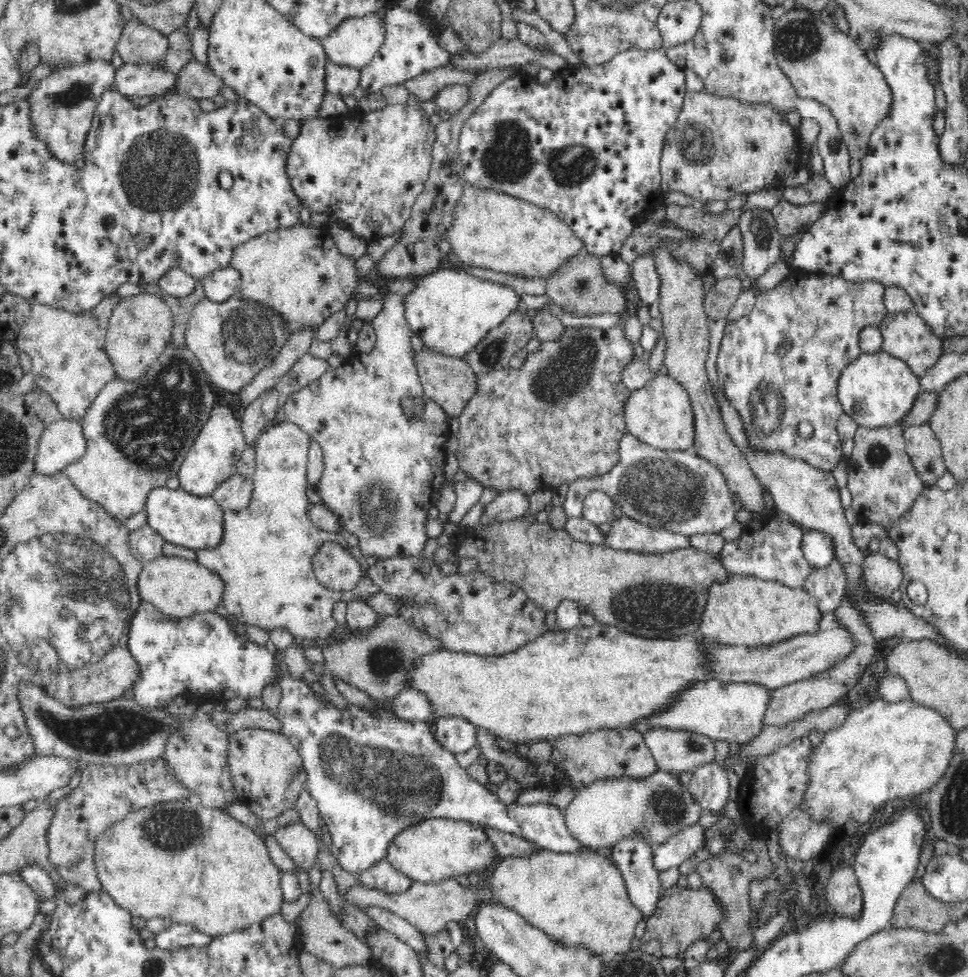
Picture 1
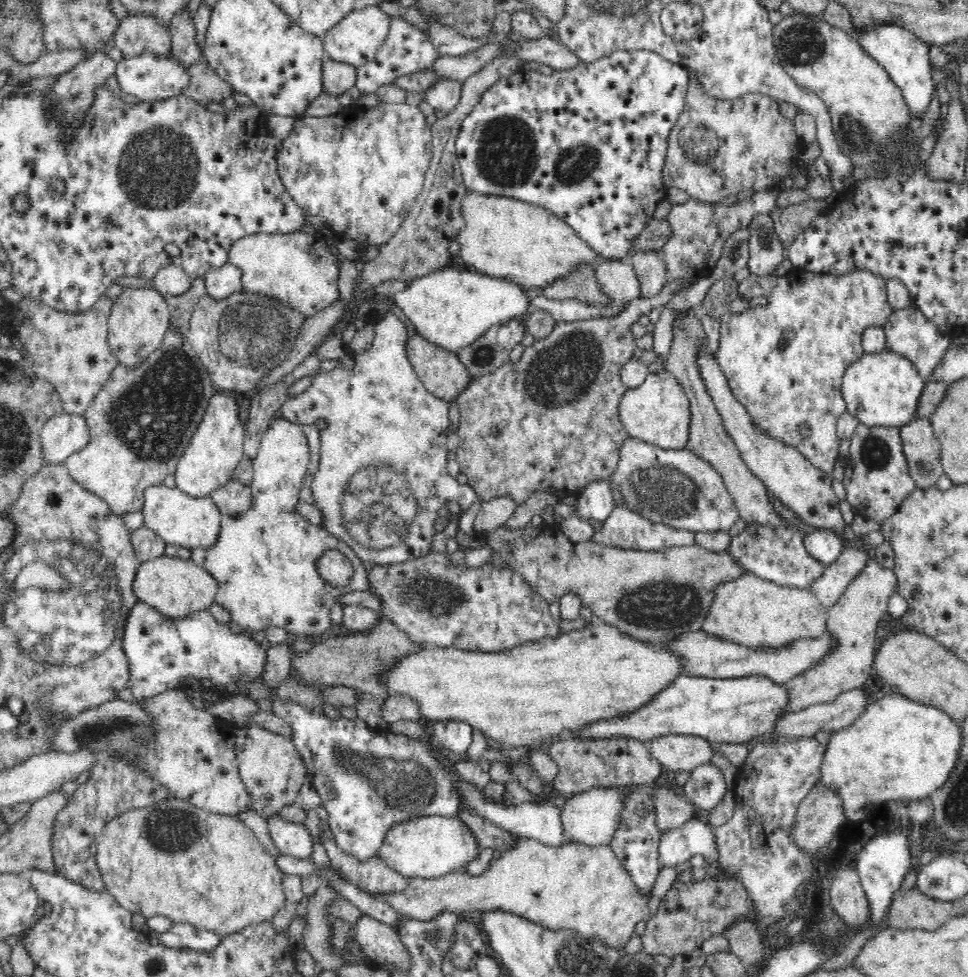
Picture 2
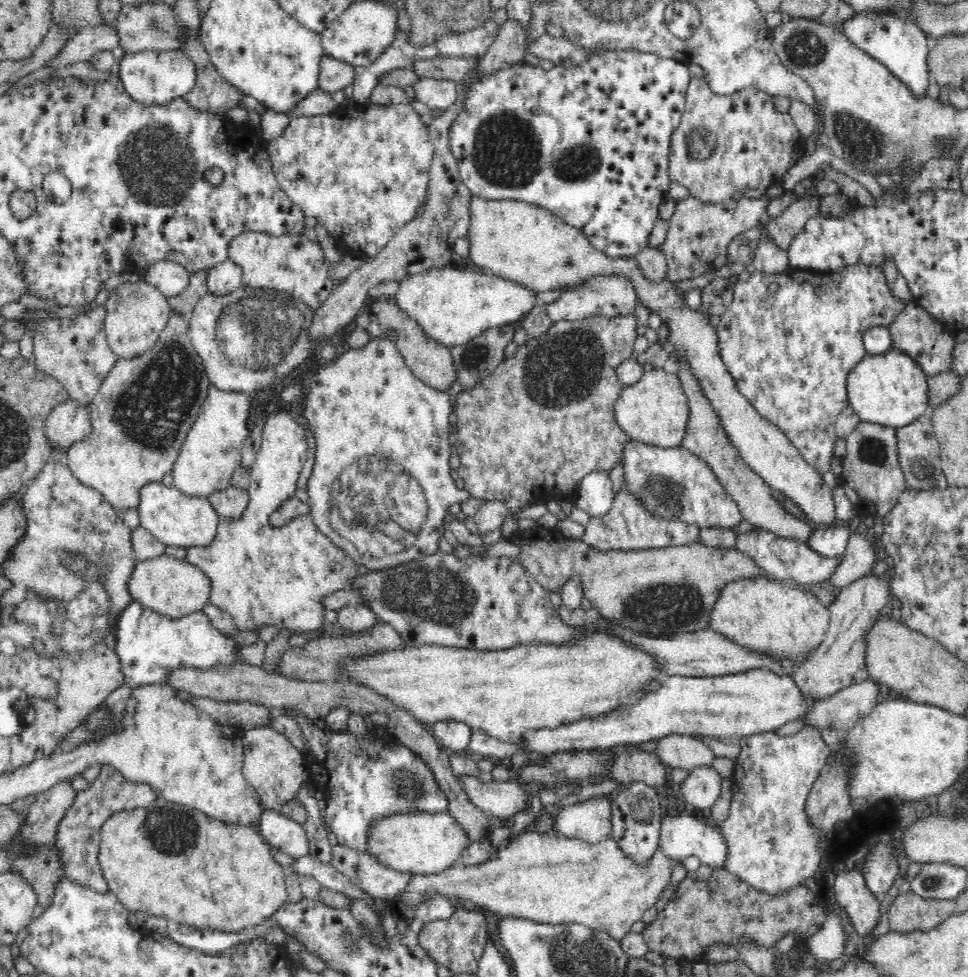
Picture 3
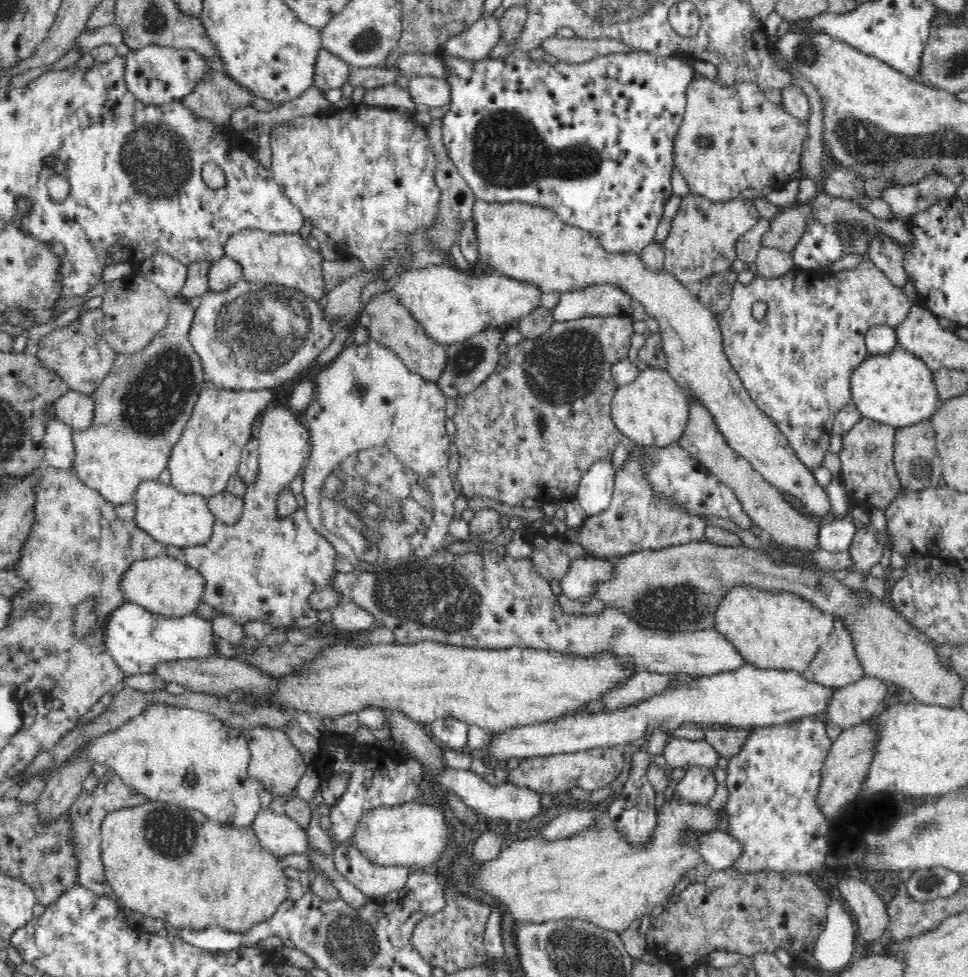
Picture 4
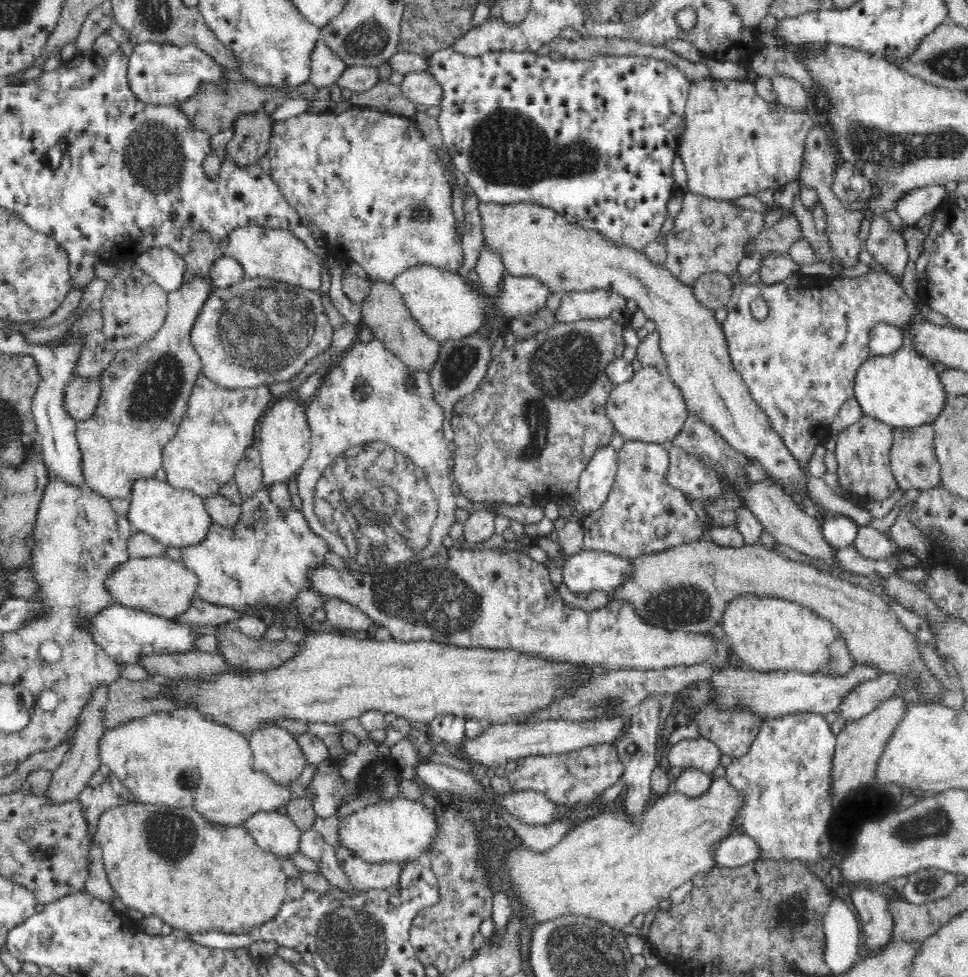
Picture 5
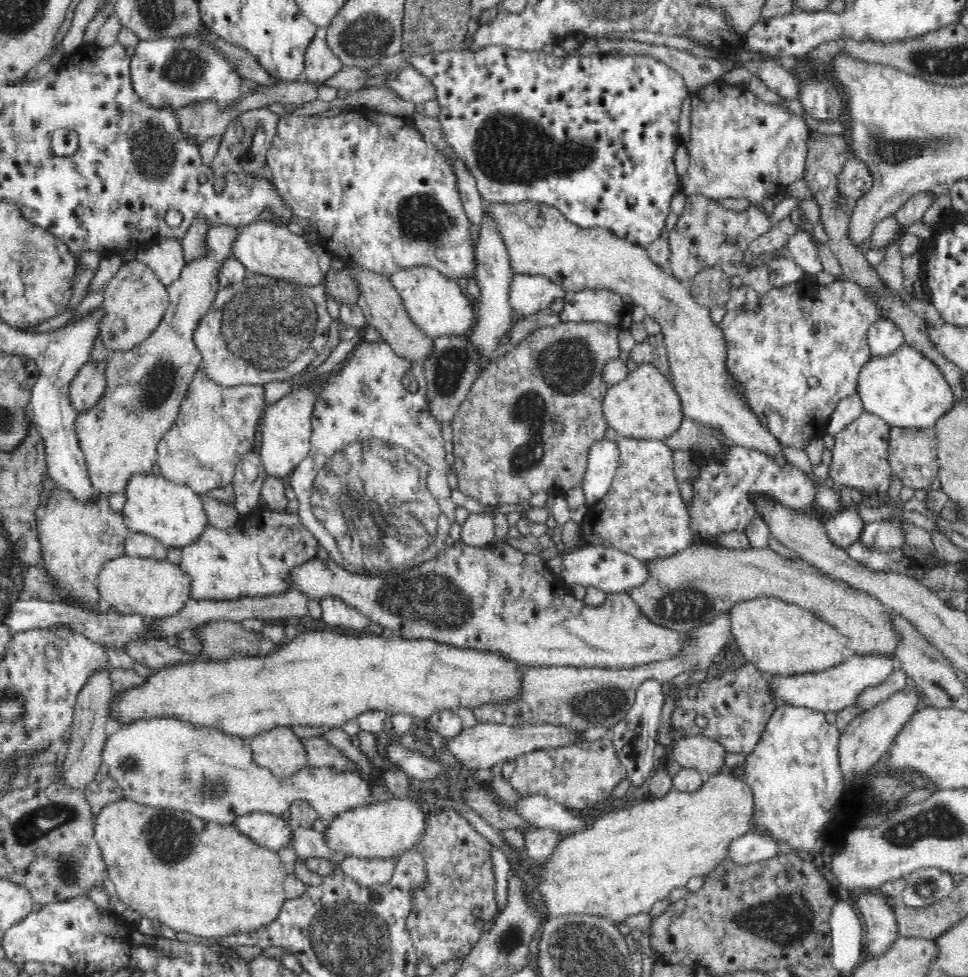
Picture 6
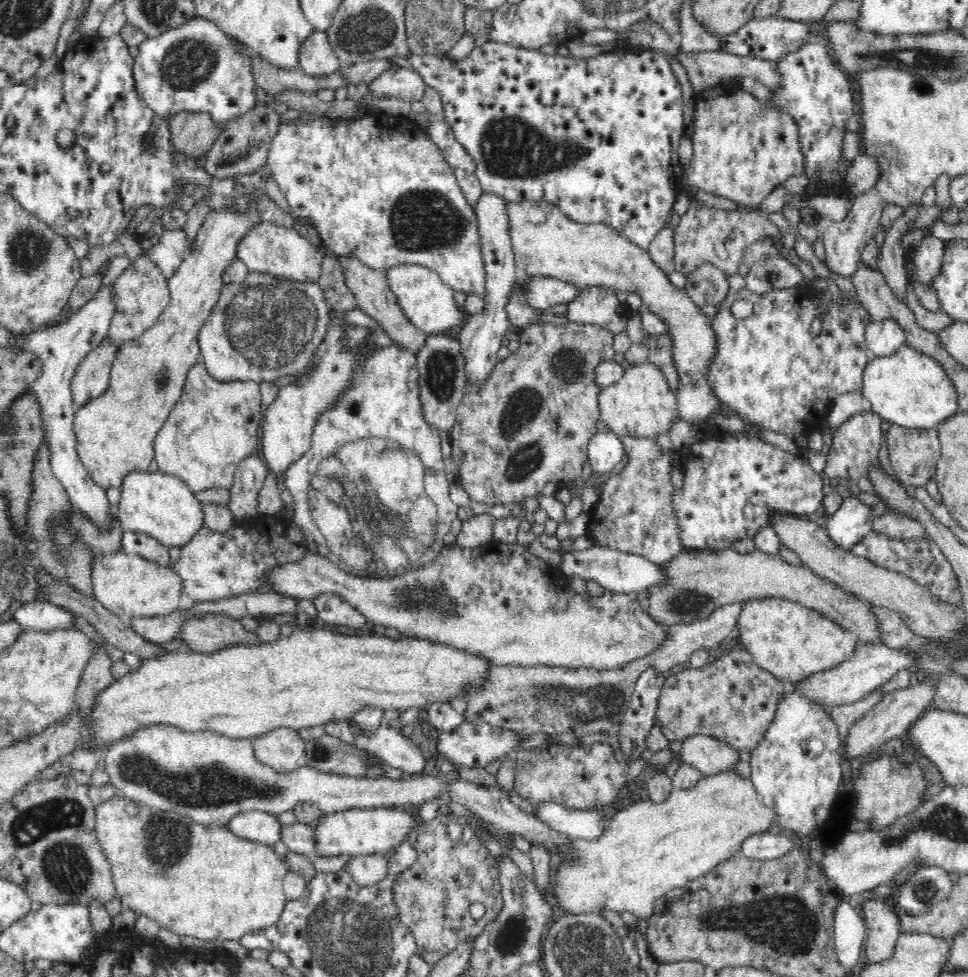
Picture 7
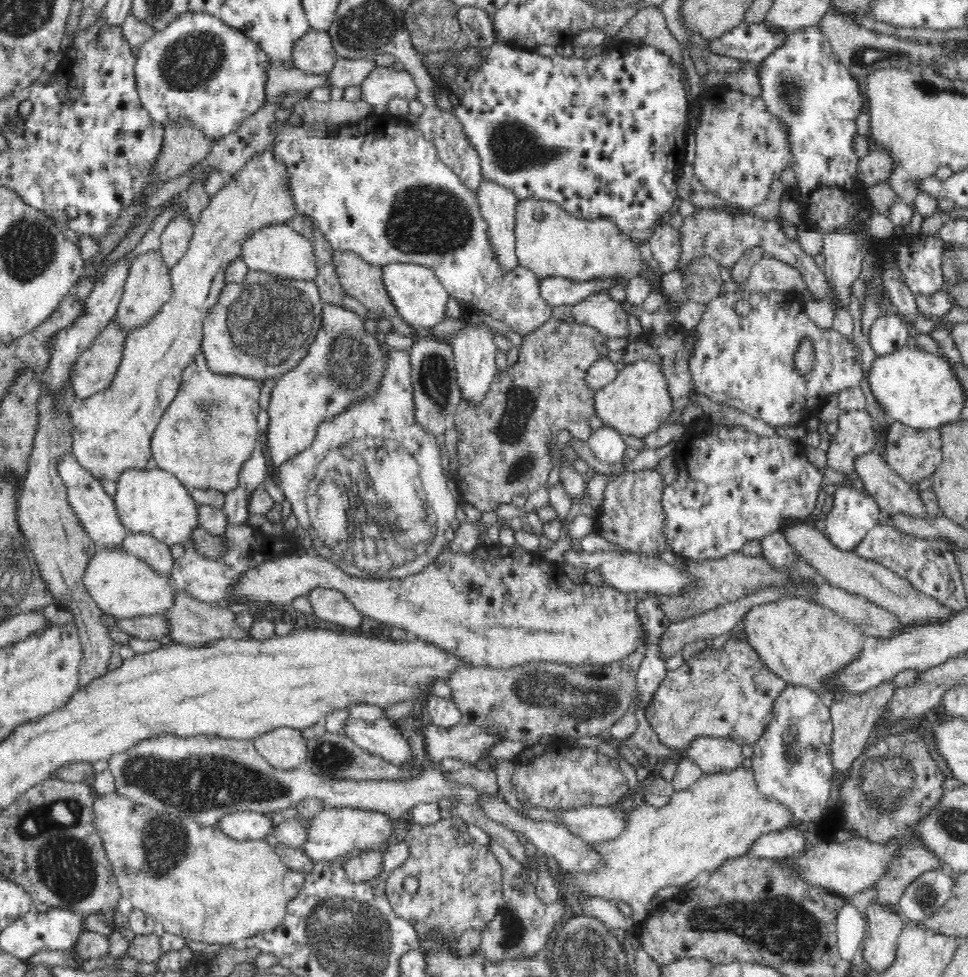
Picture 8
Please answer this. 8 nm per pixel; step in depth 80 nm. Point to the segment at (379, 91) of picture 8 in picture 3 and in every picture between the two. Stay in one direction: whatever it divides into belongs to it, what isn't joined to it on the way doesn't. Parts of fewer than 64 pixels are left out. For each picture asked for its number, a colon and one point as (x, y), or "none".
3: (442, 94)
4: (431, 91)
5: (419, 86)
6: (411, 85)
7: (401, 83)

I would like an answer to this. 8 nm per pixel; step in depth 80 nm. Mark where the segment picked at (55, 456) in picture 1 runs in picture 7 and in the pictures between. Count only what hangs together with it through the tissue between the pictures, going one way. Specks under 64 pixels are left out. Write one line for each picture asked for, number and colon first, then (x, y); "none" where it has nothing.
2: (63, 433)
3: (70, 420)
4: (76, 408)
5: (83, 393)
6: (89, 385)
7: (91, 378)

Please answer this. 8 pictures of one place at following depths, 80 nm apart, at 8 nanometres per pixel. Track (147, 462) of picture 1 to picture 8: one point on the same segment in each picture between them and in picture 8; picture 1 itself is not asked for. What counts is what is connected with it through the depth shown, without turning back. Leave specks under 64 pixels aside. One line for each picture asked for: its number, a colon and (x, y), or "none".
2: (130, 447)
3: (140, 416)
4: (141, 407)
5: (144, 392)
6: (118, 436)
7: (114, 433)
8: (112, 431)

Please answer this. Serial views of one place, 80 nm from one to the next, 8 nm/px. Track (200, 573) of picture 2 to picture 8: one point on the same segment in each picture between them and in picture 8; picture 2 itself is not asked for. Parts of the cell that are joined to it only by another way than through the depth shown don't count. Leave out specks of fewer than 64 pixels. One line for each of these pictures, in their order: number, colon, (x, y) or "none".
3: (172, 587)
4: (167, 586)
5: (161, 586)
6: (154, 589)
7: (127, 585)
8: (123, 586)

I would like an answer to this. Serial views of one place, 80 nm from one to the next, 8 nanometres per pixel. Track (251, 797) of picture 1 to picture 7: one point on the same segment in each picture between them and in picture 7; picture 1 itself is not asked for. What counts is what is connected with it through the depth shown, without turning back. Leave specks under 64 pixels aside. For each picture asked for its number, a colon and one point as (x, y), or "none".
2: (273, 771)
3: (273, 766)
4: (275, 760)
5: (275, 750)
6: (280, 750)
7: (282, 748)

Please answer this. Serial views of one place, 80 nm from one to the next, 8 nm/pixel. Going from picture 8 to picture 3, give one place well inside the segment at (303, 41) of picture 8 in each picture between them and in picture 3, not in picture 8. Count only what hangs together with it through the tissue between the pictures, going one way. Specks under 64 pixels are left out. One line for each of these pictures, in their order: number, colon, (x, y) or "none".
3: (334, 75)
4: (330, 72)
5: (325, 68)
6: (320, 63)
7: (316, 56)

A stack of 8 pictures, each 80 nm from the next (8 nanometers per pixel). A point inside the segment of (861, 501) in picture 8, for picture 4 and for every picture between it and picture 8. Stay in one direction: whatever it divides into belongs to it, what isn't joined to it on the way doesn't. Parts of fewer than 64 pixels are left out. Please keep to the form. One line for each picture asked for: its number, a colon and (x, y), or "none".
4: (836, 533)
5: (841, 531)
6: (845, 527)
7: (851, 523)

